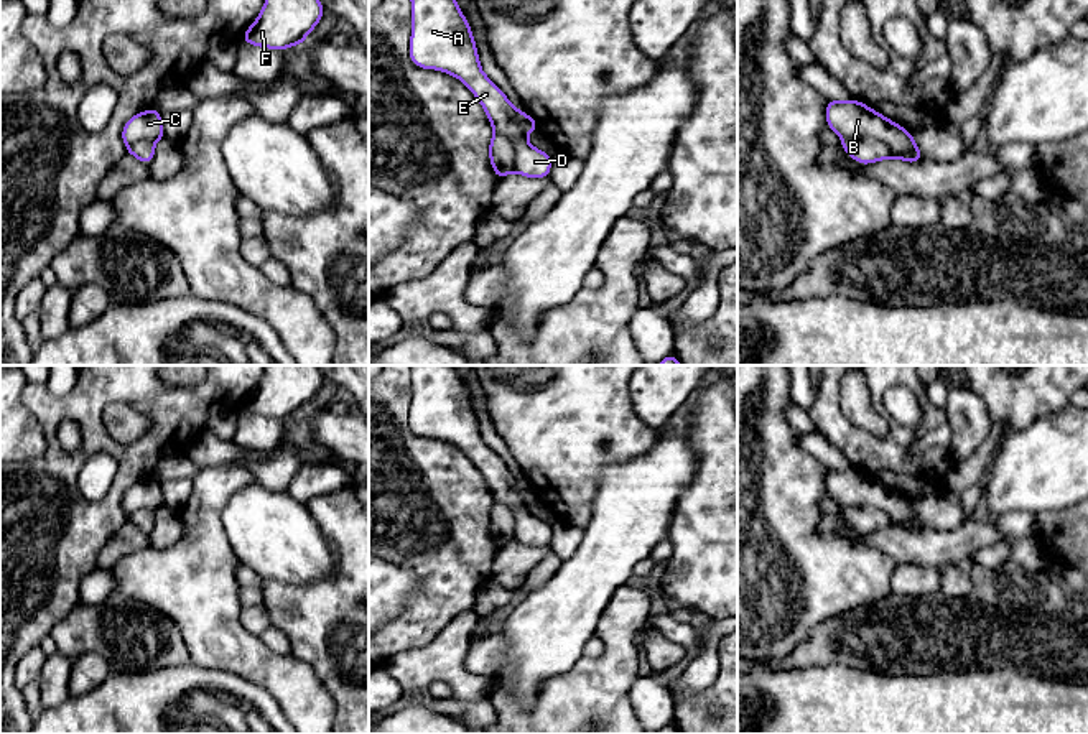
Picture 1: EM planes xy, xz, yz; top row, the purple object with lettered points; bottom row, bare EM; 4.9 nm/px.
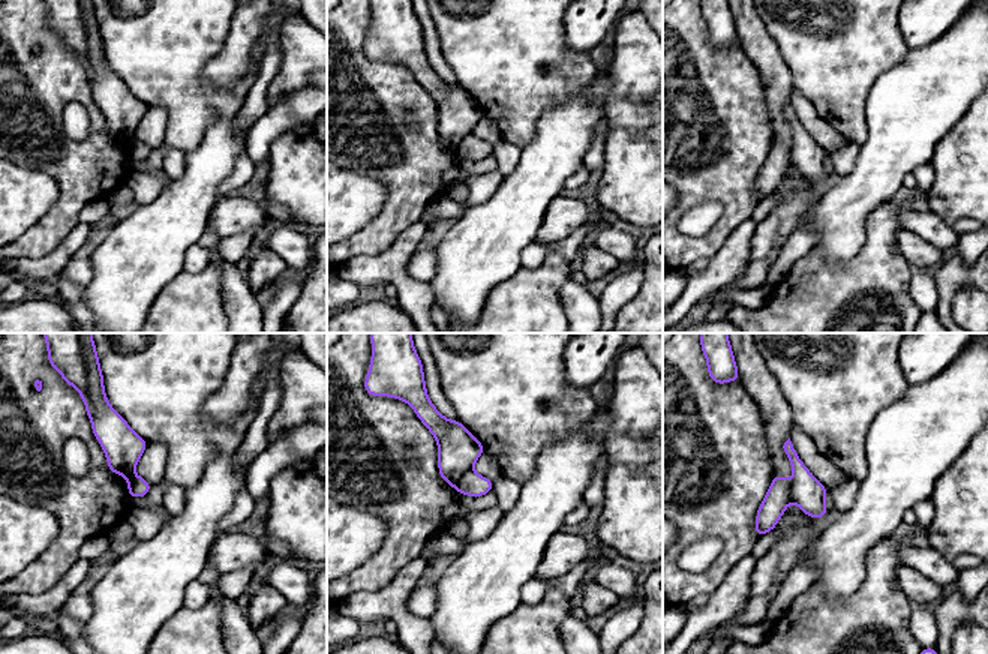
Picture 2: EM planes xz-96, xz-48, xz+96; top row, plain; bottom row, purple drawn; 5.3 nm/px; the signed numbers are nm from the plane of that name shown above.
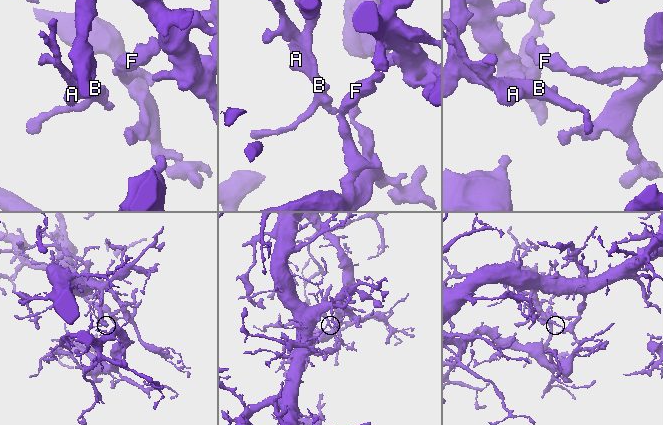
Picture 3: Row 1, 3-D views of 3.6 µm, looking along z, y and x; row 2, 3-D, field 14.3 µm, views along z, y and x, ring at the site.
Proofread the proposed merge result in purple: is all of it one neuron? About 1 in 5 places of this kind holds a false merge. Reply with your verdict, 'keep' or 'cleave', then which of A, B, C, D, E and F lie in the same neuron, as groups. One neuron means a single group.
cleave | A D E / B C F

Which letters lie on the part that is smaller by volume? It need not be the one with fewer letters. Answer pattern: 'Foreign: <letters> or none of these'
Foreign: A, D, E

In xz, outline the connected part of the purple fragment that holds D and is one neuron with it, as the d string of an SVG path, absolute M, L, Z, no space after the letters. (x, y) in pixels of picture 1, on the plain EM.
M410 365L411 405L410 430L423 438L438 438L461 448L486 479L494 499L507 504L515 515L514 540L525 546L546 546L551 540L551 525L532 515L518 502L514 489L514 474L507 464L482 441L471 395L453 365Z

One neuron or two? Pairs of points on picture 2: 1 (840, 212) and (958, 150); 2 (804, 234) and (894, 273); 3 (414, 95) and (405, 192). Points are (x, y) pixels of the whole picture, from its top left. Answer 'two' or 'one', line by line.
1: two
2: two
3: one

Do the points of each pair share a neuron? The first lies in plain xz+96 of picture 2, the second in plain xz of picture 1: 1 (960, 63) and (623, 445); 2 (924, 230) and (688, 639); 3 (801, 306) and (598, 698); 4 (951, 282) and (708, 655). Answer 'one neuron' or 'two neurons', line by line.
1: two neurons
2: one neuron
3: one neuron
4: two neurons

